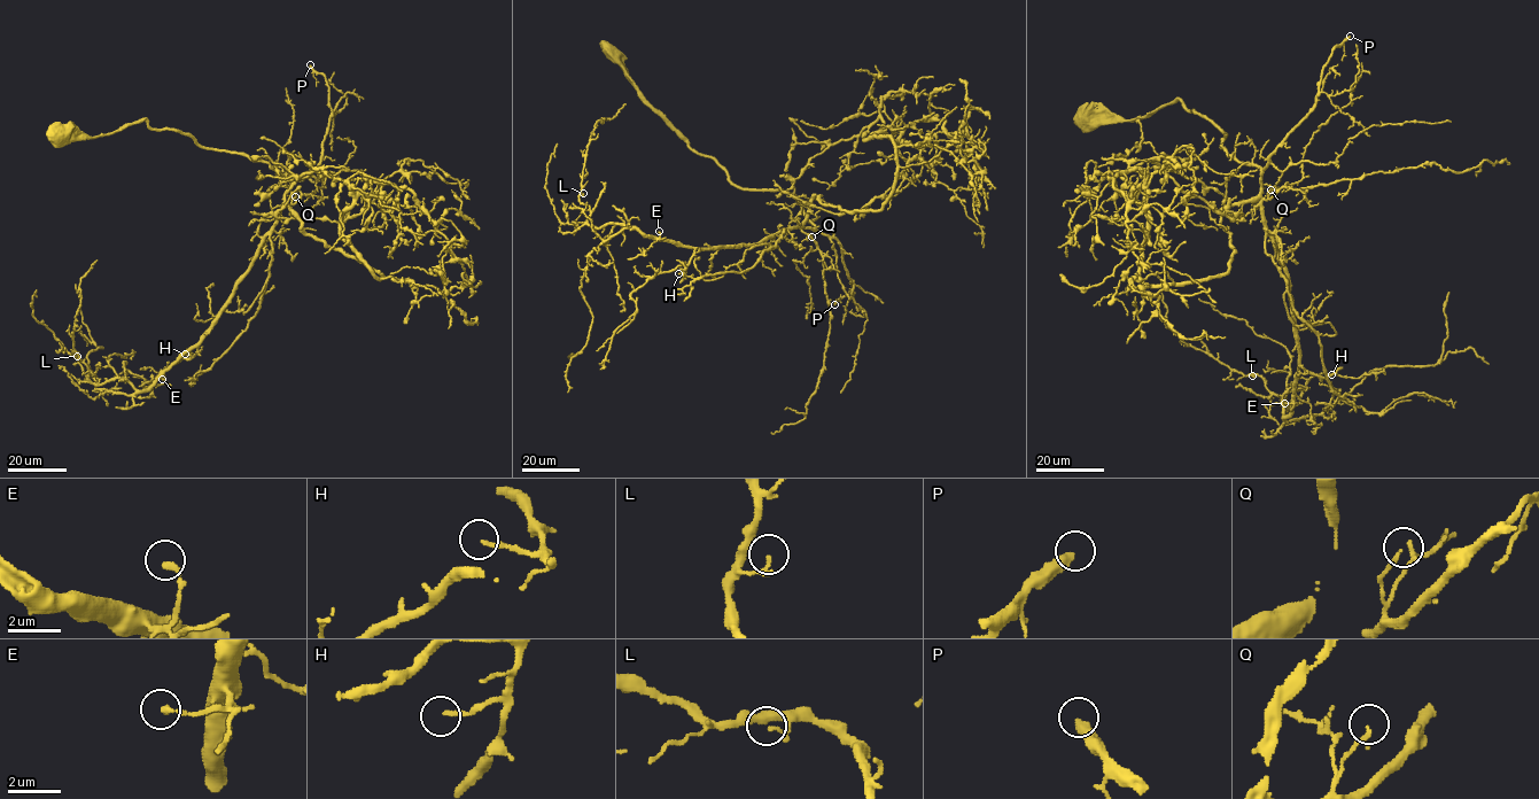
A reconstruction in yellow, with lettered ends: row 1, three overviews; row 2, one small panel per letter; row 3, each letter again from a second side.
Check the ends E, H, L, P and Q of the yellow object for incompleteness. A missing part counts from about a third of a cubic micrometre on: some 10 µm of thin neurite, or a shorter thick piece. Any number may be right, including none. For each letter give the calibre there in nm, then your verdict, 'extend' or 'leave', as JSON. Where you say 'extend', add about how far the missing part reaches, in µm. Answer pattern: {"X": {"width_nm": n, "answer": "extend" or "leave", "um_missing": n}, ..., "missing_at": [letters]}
{"E": {"width_nm": 240, "answer": "leave"}, "H": {"width_nm": 180, "answer": "extend", "um_missing": 15}, "L": {"width_nm": 150, "answer": "leave"}, "P": {"width_nm": 400, "answer": "extend", "um_missing": 40}, "Q": {"width_nm": 140, "answer": "leave"}, "missing_at": ["H", "P"]}

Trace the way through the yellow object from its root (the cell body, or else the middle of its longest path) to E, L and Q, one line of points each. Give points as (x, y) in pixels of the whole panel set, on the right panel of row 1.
E: (1087, 118), (1136, 119), (1179, 99), (1260, 169), (1299, 364), (1284, 403)
L: (1087, 118), (1136, 119), (1179, 99), (1260, 169), (1299, 364), (1288, 416), (1252, 375)
Q: (1087, 118), (1136, 119), (1179, 99), (1223, 132), (1221, 145), (1229, 155), (1260, 169), (1262, 199), (1271, 189)

